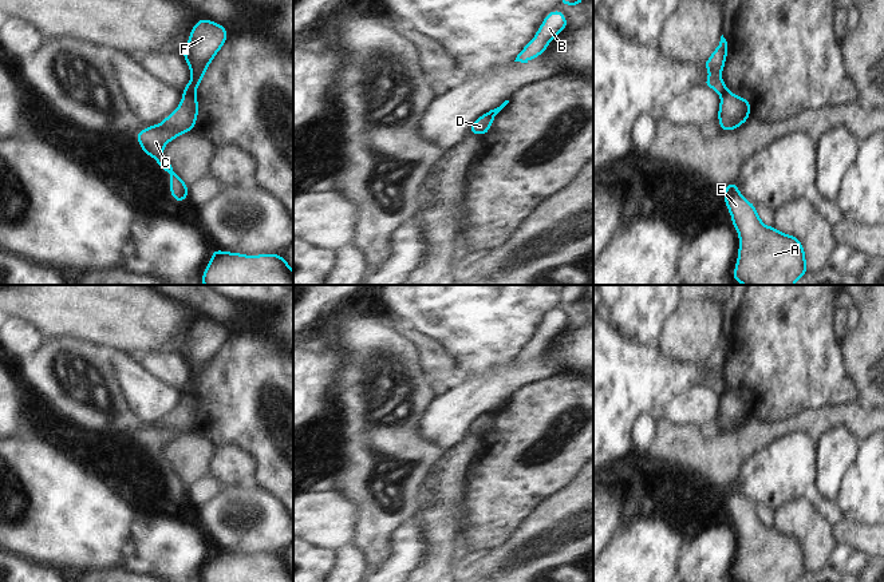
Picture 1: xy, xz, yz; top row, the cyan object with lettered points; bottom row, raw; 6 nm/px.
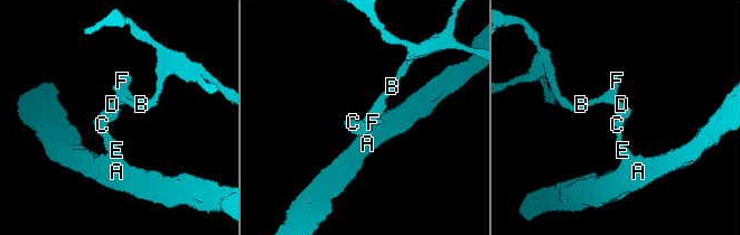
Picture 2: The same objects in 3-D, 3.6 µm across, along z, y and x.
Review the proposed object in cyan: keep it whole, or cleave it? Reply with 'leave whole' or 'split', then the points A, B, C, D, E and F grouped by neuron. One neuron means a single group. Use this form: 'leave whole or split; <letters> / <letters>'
split; A C D E / B F

